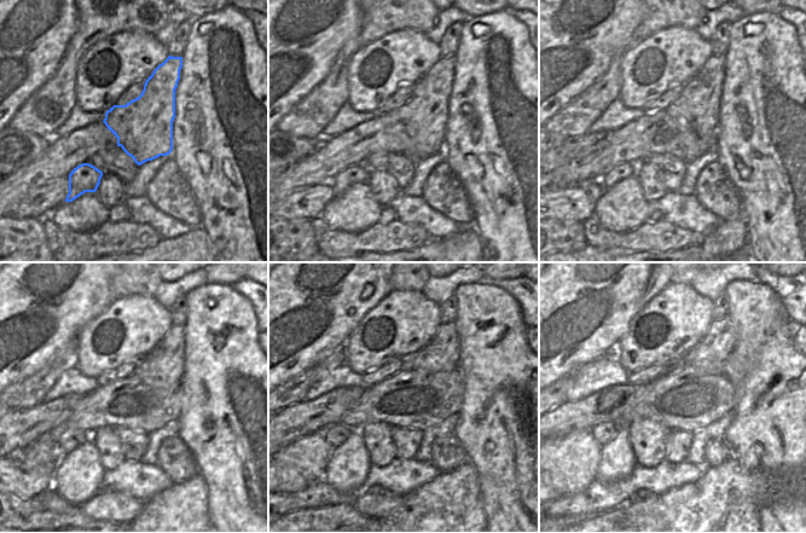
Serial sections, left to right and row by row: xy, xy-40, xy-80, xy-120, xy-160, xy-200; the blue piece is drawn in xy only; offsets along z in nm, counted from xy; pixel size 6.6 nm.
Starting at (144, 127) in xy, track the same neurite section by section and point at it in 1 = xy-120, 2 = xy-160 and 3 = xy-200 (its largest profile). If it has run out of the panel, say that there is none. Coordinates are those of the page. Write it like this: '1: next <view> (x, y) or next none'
1: next xy-120 (161, 369)
2: next xy-160 (441, 353)
3: next xy-200 (719, 341)

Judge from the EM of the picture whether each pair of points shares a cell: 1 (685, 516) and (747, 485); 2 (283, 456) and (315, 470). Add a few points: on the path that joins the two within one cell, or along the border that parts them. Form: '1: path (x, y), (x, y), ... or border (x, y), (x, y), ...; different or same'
1: path (701, 515), (731, 486); same
2: path (291, 456), (301, 456), (307, 462); same

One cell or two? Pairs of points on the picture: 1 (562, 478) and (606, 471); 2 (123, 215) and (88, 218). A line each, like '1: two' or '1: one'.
1: two
2: two

